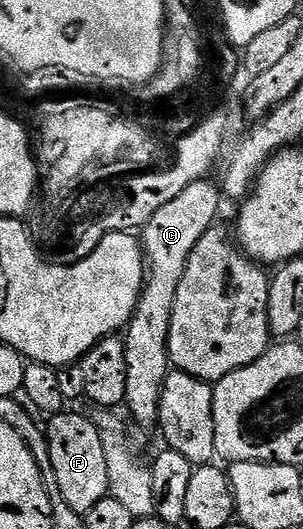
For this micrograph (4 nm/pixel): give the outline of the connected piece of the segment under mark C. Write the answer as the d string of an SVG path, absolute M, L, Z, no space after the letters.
M212 179L191 182L179 198L171 198L145 223L139 239L145 257L145 287L137 303L133 317L123 332L127 350L127 394L125 404L133 416L153 420L159 414L161 391L171 371L169 363L169 331L171 310L175 306L175 294L185 273L191 250L203 238L208 228L214 227L217 211L221 208L223 193Z

